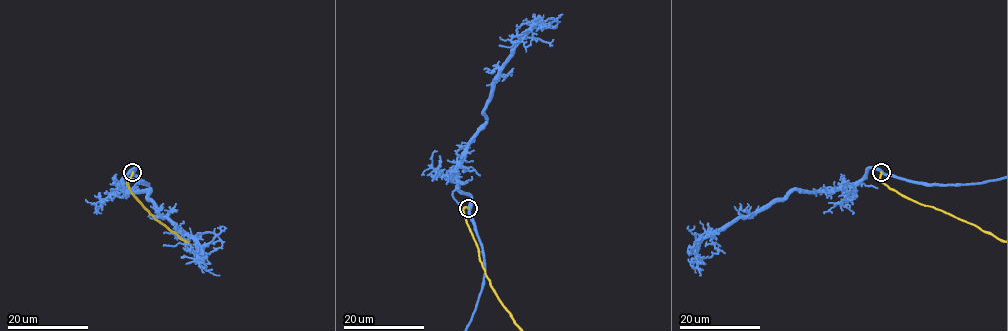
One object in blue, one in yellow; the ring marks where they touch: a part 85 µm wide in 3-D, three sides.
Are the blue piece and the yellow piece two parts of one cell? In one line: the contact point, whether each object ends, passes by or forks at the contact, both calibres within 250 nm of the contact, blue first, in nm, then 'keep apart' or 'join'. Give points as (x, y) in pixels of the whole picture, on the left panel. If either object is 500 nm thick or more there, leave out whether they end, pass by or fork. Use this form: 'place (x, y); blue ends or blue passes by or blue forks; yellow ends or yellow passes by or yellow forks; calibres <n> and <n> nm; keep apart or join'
place (132, 172); blue passes by; yellow ends; calibres 460 and 240 nm; join

